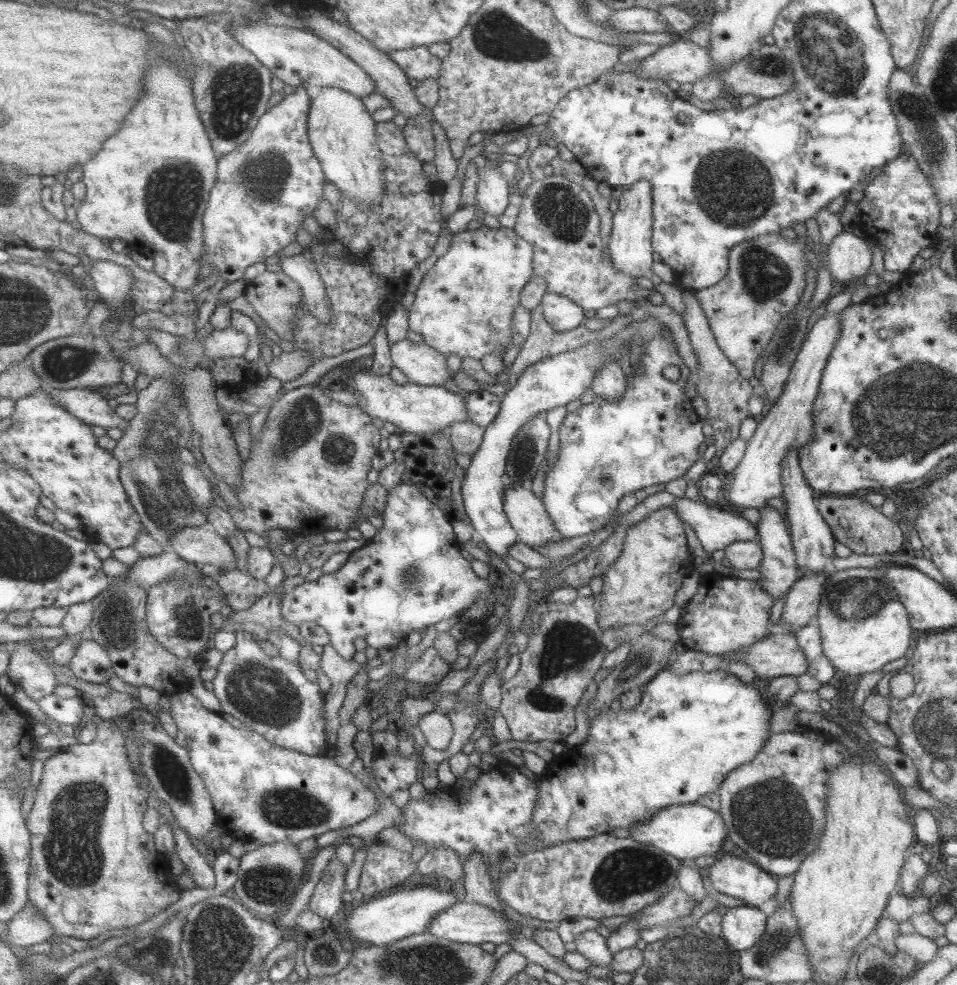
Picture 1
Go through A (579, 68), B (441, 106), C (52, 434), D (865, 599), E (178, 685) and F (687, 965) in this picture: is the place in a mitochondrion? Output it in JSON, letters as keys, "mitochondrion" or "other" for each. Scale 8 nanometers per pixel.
{"A":"other","B":"other","C":"other","D":"mitochondrion","E":"other","F":"mitochondrion"}

